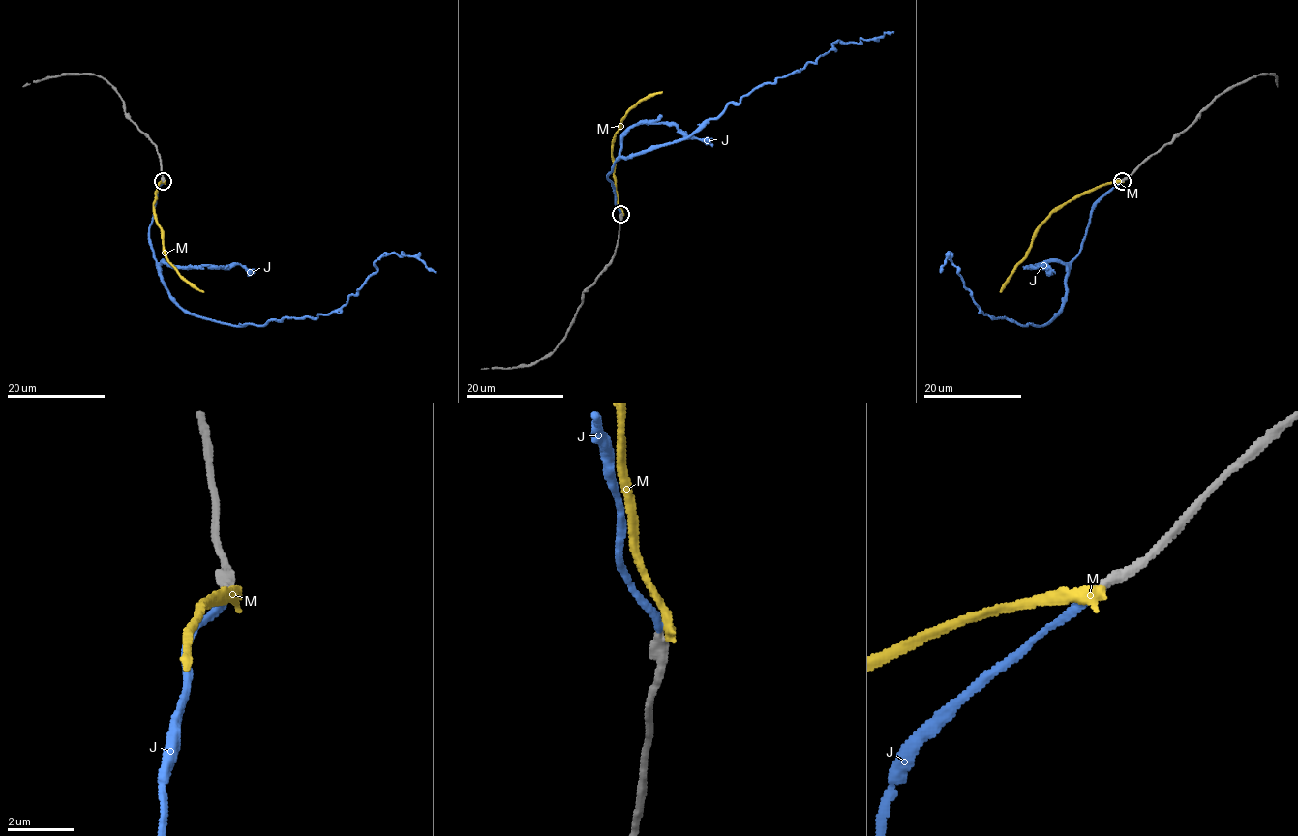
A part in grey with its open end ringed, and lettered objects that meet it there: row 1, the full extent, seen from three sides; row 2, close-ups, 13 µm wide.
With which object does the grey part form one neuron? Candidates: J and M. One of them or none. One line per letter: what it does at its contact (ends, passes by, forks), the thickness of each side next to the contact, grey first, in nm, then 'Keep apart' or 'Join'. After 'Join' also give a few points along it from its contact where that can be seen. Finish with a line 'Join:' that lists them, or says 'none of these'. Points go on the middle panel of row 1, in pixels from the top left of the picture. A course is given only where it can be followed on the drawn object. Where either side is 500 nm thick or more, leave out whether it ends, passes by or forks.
J: It ends there. Thickness 380 nm (grey) against 240 nm. Join. Its course: (621, 214), (608, 178), (615, 162), (693, 134), (729, 104), (799, 72), (839, 42), (859, 43), (893, 33)
M: It ends there. Thickness 400 nm (grey) against 380 nm. Keep apart
Join: J

